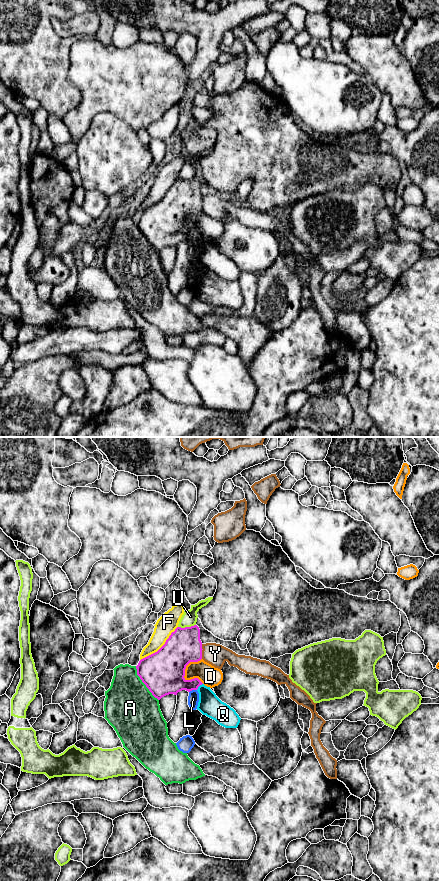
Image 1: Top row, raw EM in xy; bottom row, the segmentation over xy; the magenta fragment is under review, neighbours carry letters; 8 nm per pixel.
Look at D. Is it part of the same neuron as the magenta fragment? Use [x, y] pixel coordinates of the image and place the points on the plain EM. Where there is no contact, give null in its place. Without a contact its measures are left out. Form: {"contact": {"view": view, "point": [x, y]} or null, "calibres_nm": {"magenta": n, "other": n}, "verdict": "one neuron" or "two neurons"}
{"contact": {"view": "xy", "point": [186, 217]}, "calibres_nm": {"magenta": 340, "other": 160}, "verdict": "two neurons"}

